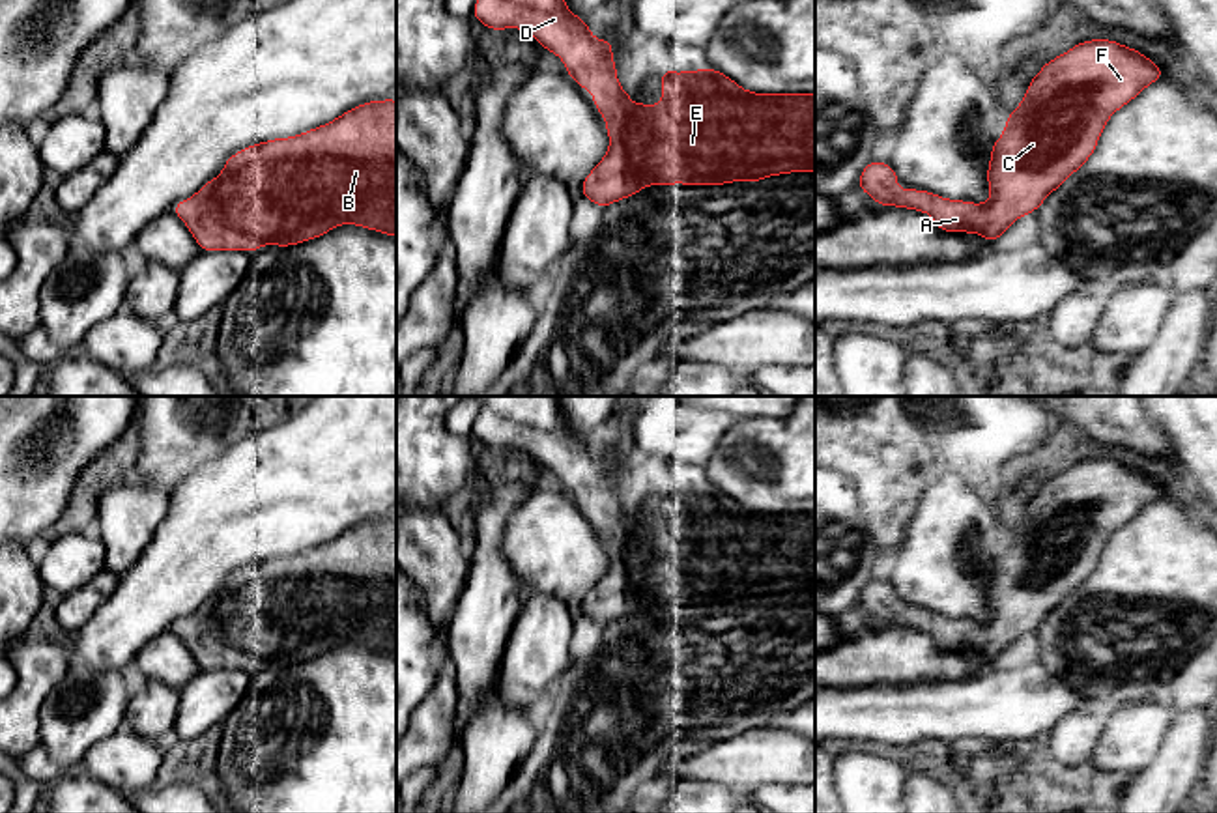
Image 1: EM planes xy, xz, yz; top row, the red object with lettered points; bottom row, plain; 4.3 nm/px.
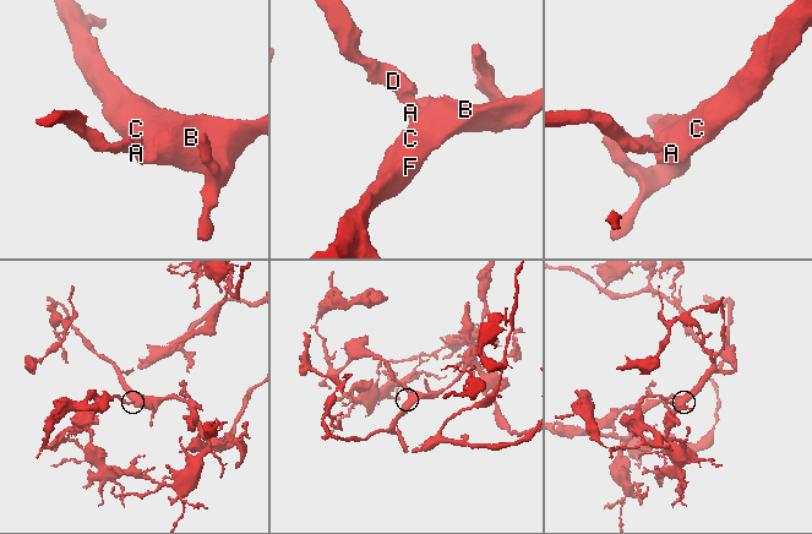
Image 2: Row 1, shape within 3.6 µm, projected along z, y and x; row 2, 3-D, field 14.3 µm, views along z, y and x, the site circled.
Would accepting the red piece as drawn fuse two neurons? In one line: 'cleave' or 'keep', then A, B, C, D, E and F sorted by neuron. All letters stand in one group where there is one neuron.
keep | A B C D E F

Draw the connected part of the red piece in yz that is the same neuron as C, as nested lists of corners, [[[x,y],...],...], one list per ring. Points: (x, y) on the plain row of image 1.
[[[1110,458],[1077,462],[1039,488],[1021,523],[1008,533],[1006,548],[991,566],[991,617],[985,622],[940,617],[912,606],[899,611],[894,587],[875,579],[862,589],[858,606],[879,624],[918,628],[931,634],[942,650],[980,652],[993,663],[1009,643],[1038,630],[1043,619],[1090,578],[1110,535],[1159,497],[1161,486],[1131,465]]]

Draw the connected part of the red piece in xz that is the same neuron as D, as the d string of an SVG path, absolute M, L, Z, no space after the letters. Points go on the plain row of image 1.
M471 396L480 402L473 435L488 449L520 447L531 452L546 469L557 473L566 492L583 508L593 510L593 521L606 538L608 572L580 604L583 617L600 628L637 613L647 604L727 604L731 600L763 600L768 594L815 591L815 512L755 512L740 506L718 488L667 490L662 488L662 521L632 521L621 506L613 482L611 456L596 458L587 439L574 434L565 421L559 396Z

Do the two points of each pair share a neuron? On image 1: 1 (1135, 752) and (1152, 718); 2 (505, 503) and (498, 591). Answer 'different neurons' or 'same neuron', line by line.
1: same neuron
2: same neuron

